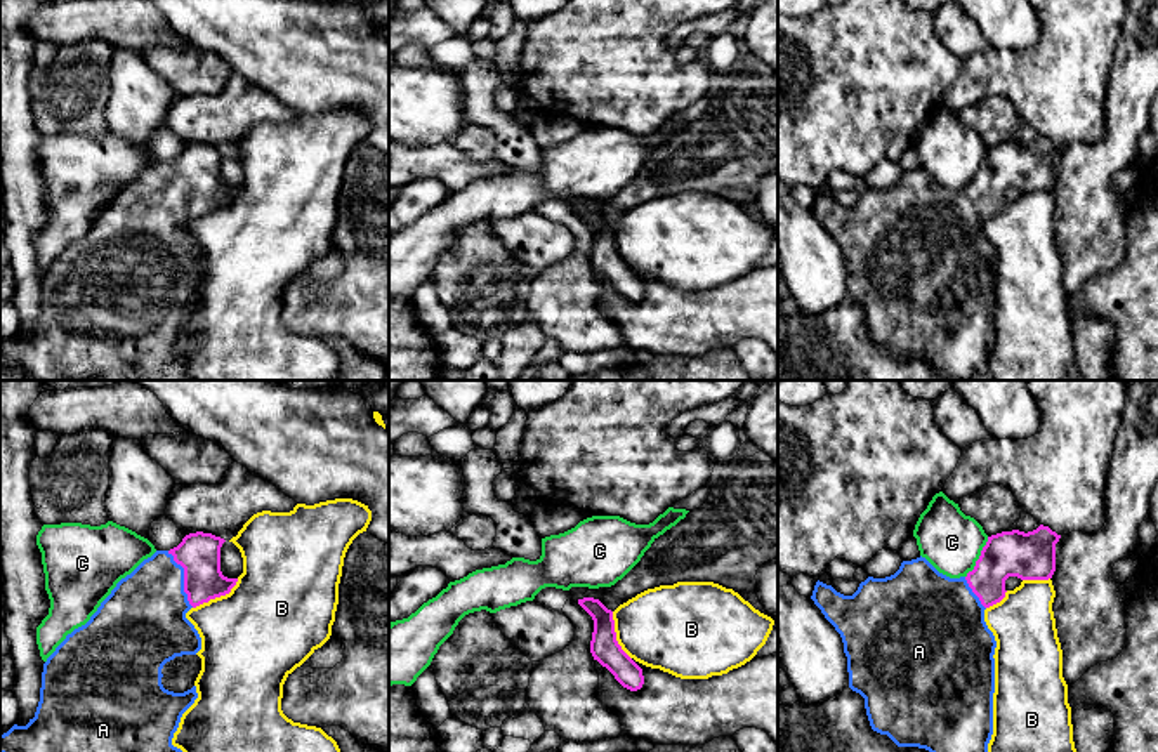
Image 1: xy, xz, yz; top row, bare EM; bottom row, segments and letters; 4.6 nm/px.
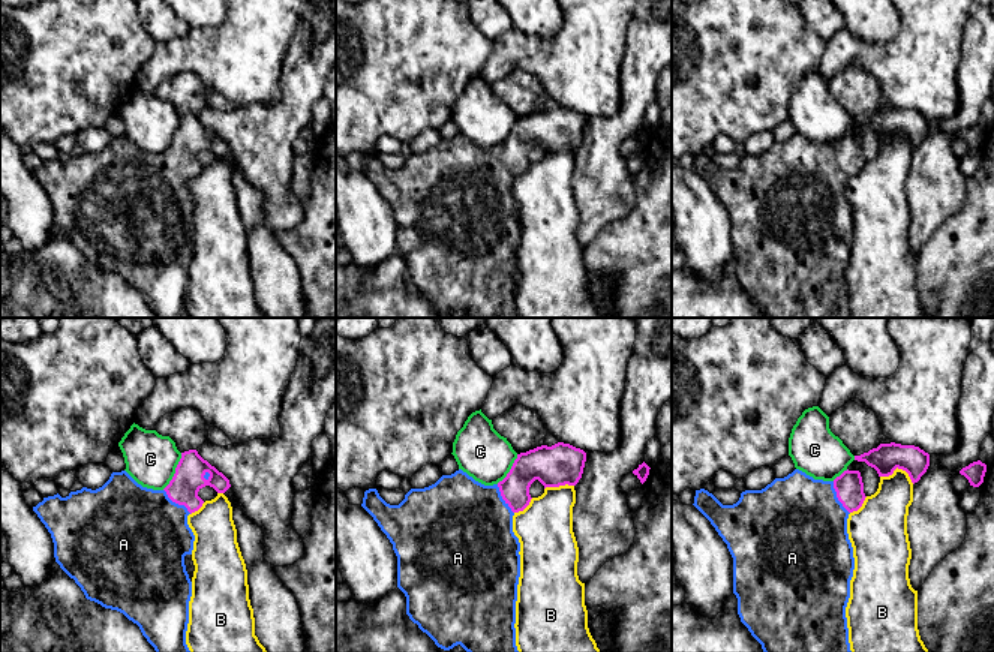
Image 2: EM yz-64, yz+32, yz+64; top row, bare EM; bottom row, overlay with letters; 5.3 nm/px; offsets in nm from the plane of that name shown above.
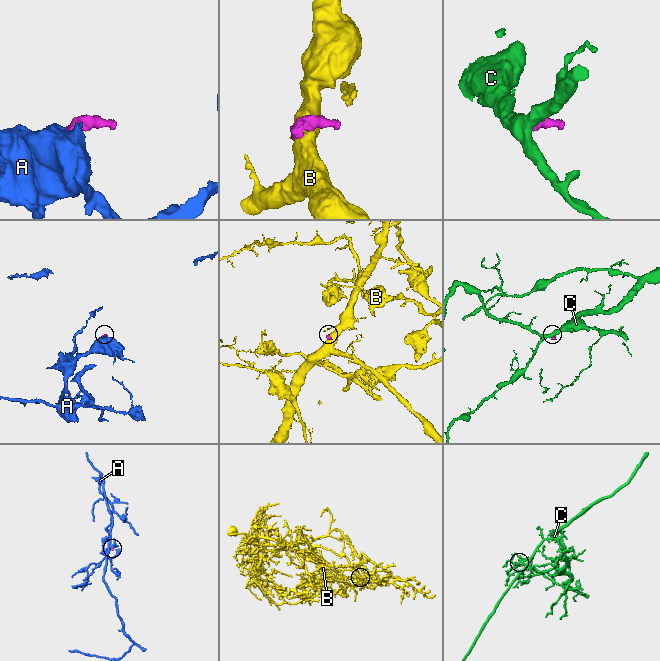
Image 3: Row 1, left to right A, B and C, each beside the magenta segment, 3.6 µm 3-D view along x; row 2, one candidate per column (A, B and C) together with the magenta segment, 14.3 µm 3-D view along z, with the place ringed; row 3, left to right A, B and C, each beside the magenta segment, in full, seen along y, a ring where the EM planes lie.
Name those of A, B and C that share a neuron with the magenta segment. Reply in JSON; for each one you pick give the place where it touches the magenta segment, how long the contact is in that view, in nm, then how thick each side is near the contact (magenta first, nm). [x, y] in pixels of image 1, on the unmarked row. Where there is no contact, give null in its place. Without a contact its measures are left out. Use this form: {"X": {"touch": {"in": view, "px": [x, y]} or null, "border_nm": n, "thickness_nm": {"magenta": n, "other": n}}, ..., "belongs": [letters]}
{"A": {"touch": {"in": "xy", "px": [184, 190]}, "border_nm": 300, "thickness_nm": {"magenta": 190, "other": 380}}, "belongs": ["A"]}

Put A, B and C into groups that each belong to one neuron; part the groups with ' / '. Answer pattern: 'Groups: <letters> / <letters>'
Groups: A / B / C

